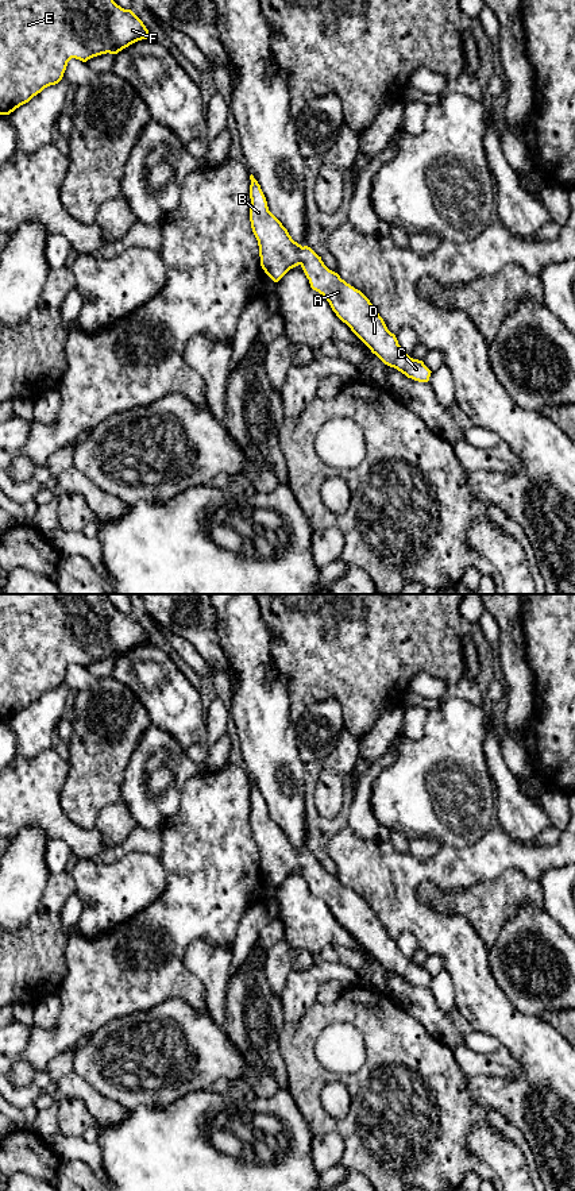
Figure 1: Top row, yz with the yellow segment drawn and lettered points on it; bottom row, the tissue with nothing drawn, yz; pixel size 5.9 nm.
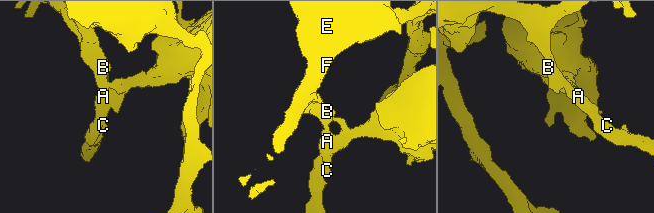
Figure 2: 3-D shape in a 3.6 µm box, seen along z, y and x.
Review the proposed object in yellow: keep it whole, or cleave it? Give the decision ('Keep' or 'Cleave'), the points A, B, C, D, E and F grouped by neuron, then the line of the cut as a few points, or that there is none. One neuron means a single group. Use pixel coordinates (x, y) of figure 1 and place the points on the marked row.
Keep. Groups: A B C D E F. No split

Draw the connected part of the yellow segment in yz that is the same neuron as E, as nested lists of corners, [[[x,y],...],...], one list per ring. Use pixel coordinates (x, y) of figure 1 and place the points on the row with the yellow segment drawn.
[[[0,0],[0,115],[58,84],[72,58],[86,62],[150,38],[143,22],[113,0]]]

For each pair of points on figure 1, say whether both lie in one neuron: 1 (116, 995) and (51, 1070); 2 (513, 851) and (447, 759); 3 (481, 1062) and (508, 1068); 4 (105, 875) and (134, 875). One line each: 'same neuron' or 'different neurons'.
1: different neurons
2: different neurons
3: same neuron
4: same neuron

